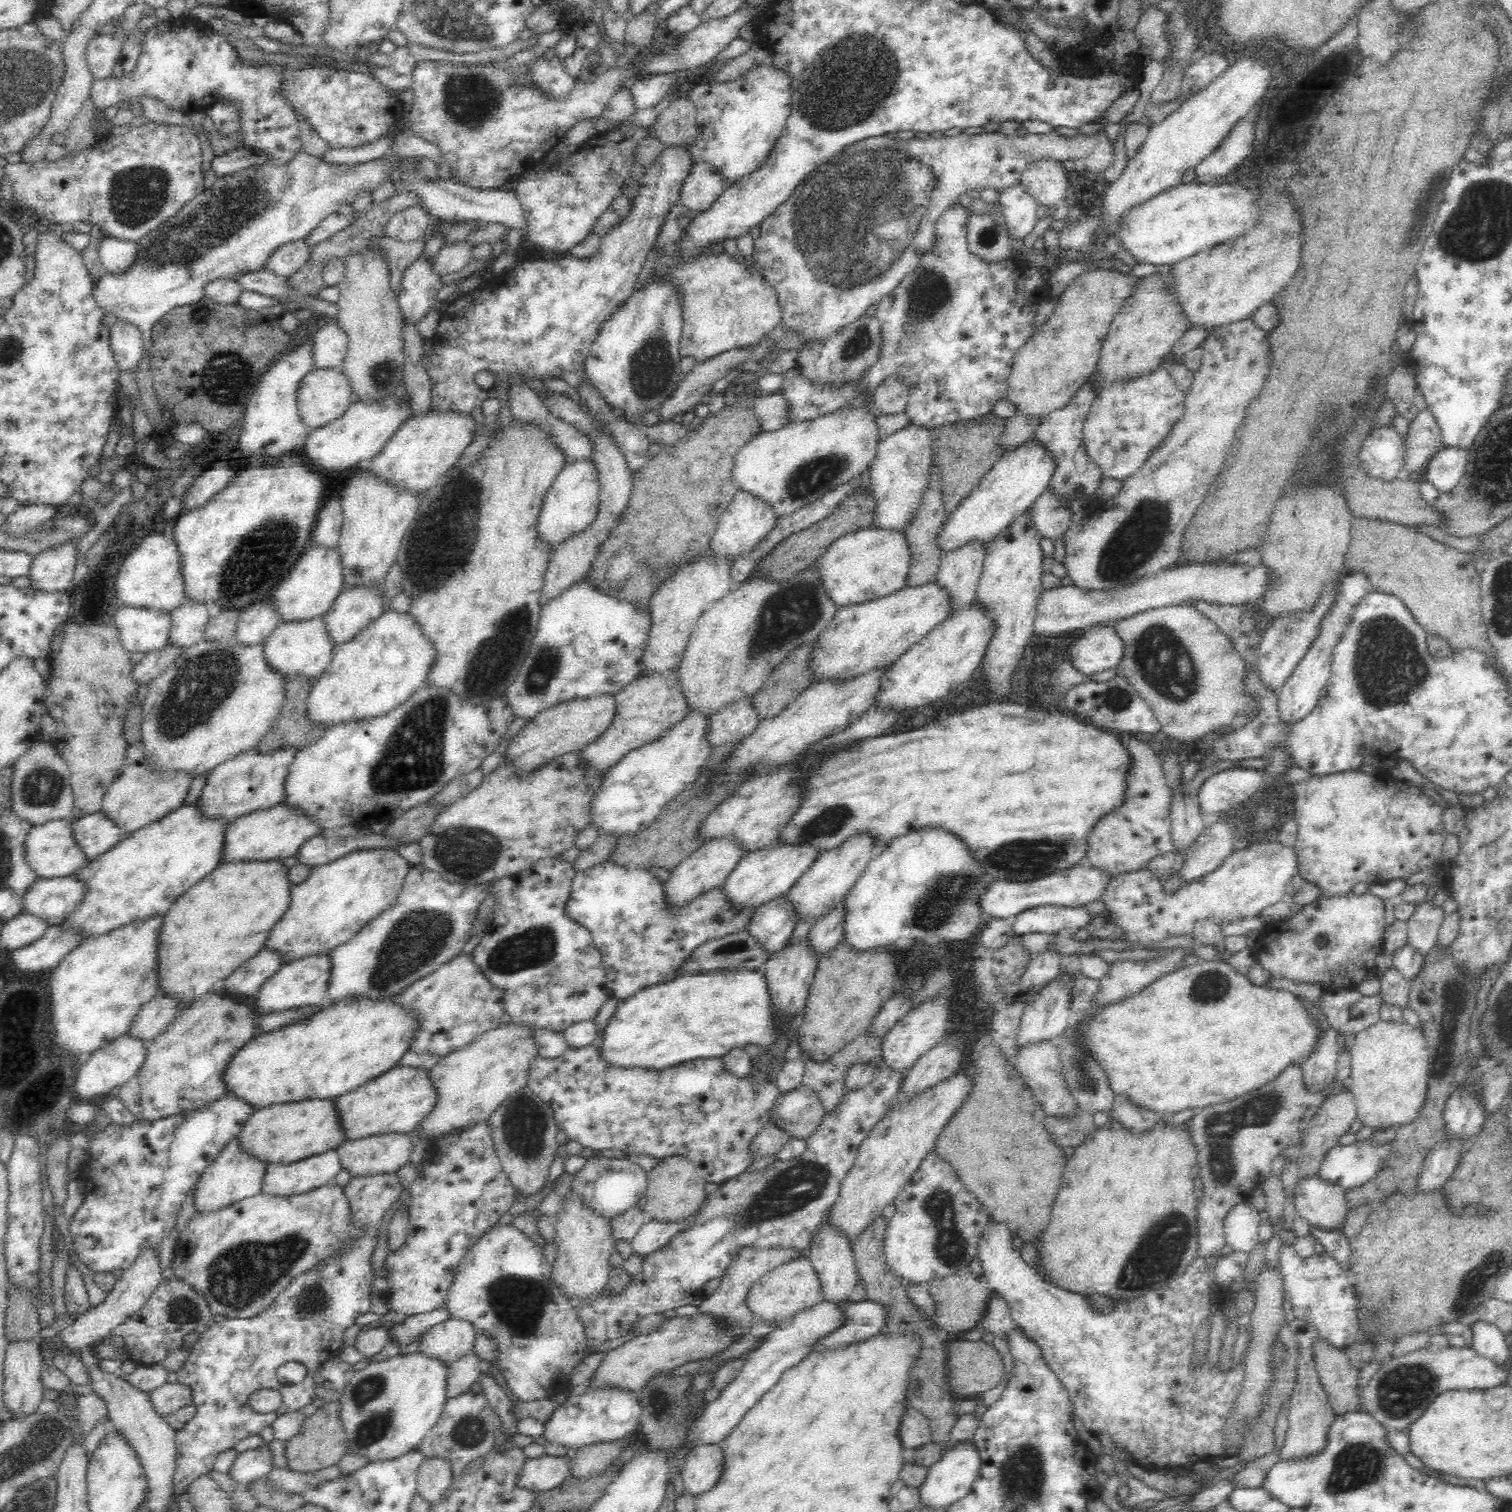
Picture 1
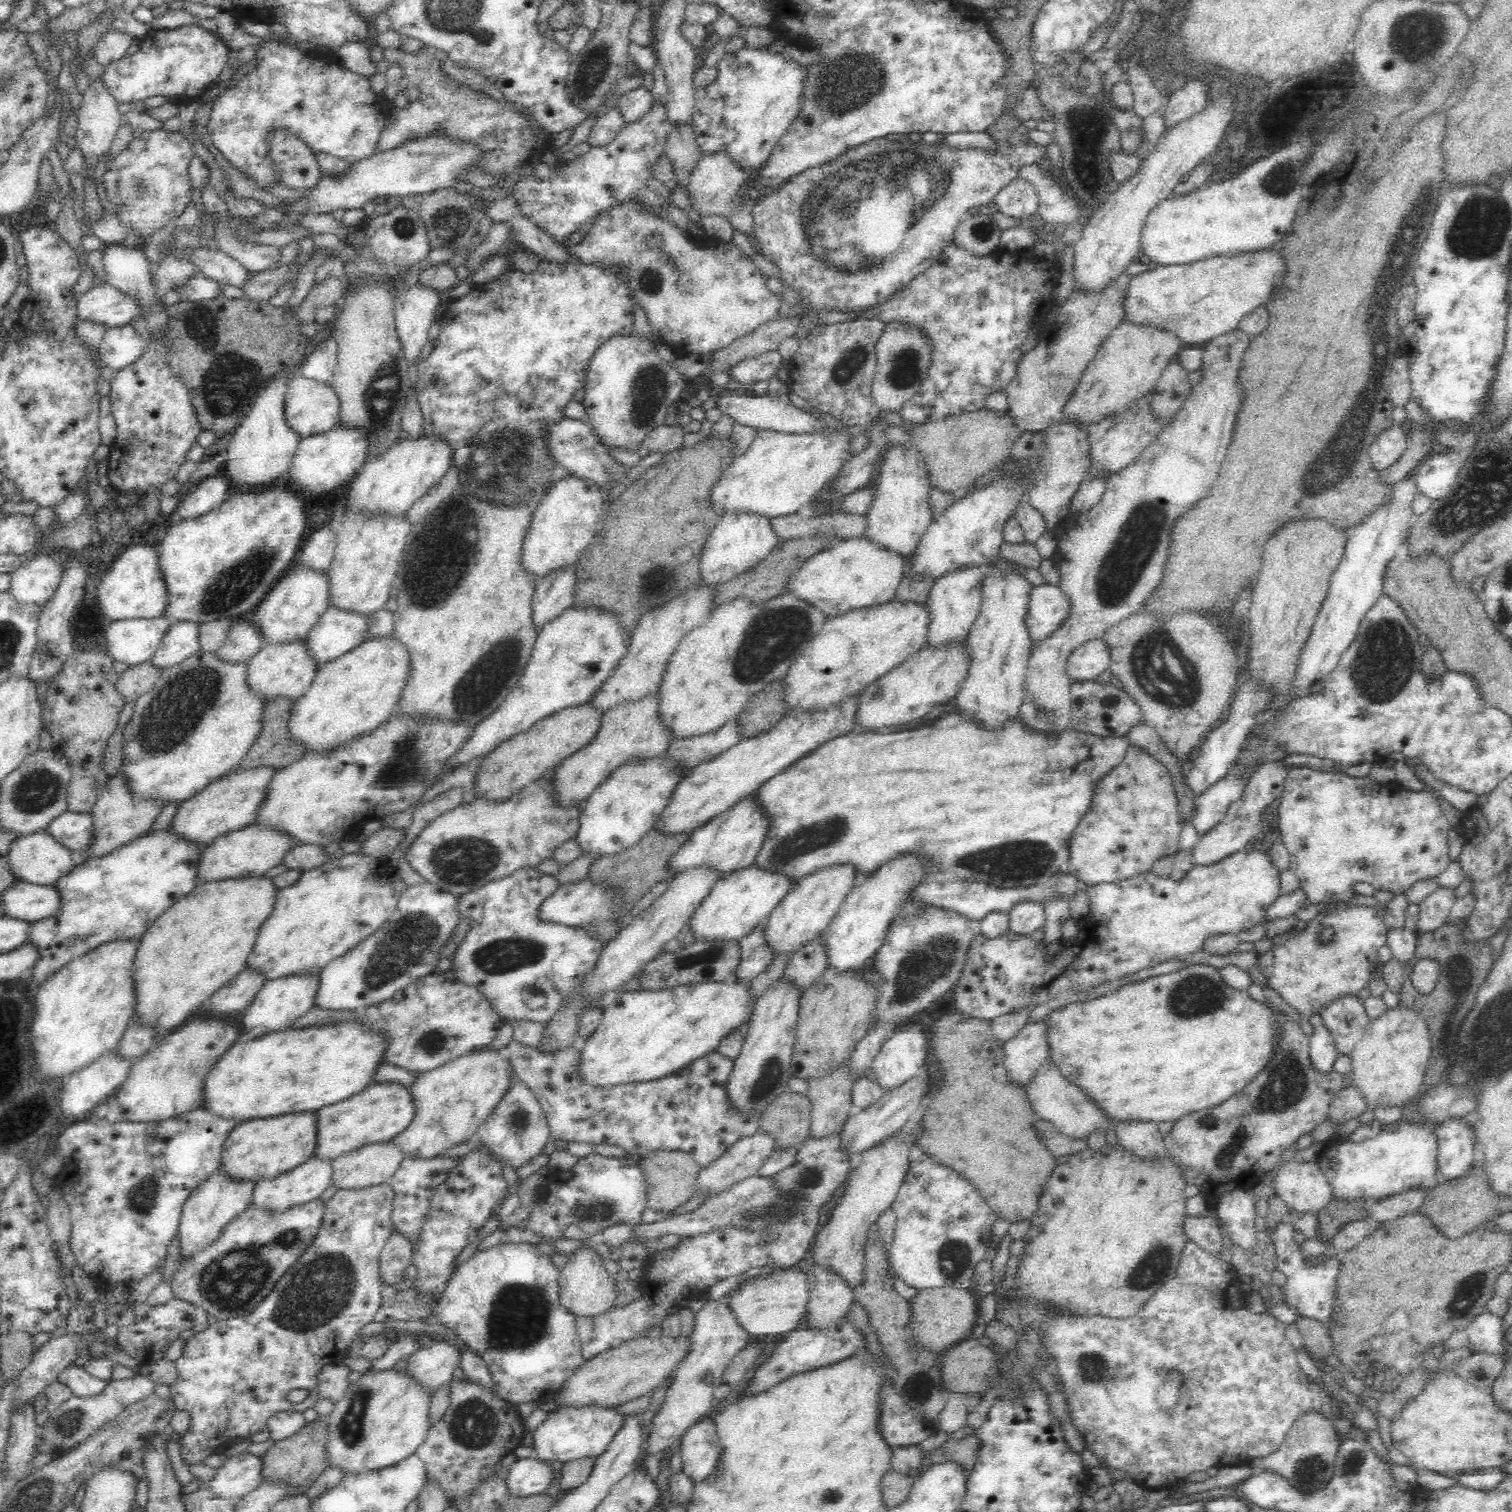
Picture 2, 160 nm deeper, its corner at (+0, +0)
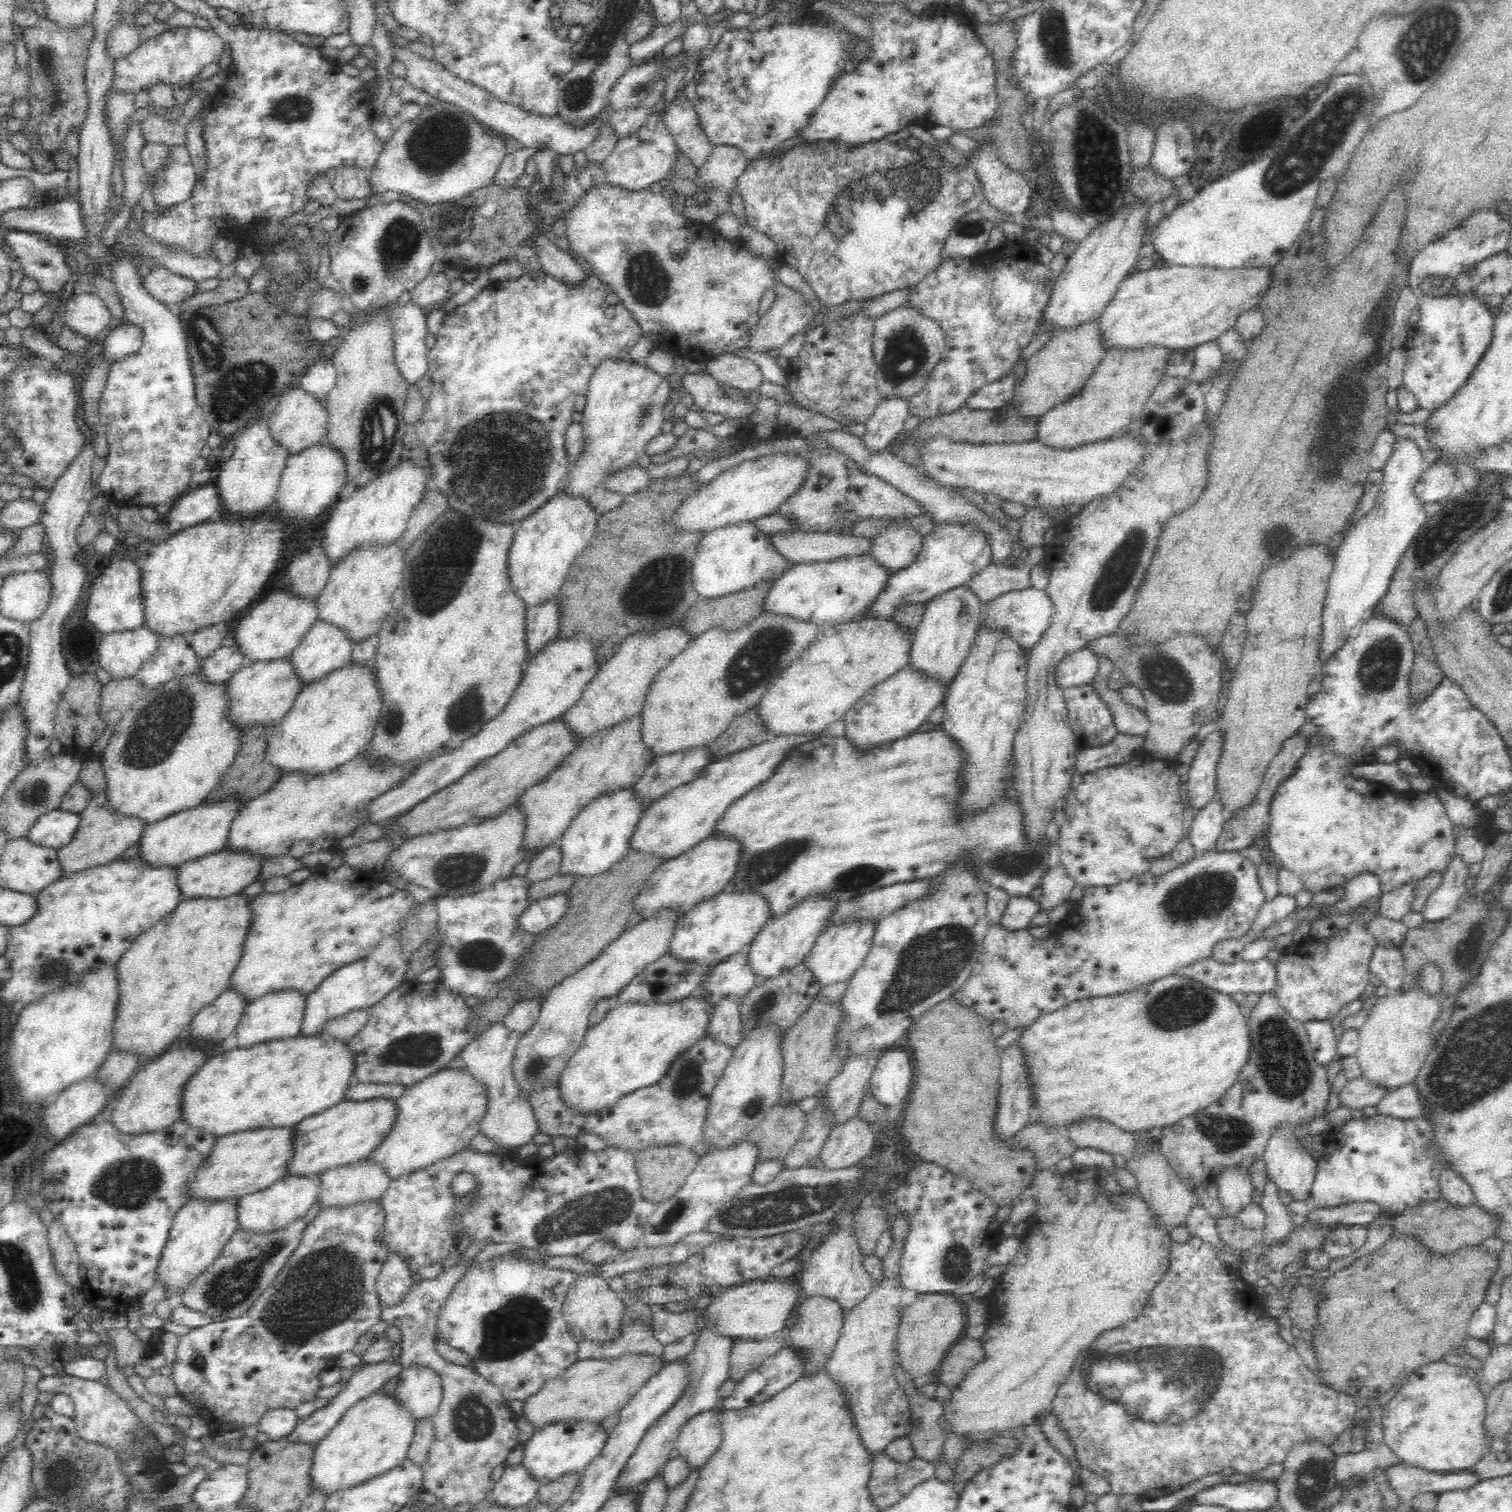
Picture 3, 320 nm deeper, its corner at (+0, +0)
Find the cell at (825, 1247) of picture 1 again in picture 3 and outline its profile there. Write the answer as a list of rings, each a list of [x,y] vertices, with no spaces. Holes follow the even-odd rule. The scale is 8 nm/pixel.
[[[821,1294],[802,1297],[796,1307],[796,1313],[789,1331],[791,1335],[790,1346],[807,1352],[807,1356],[809,1356],[810,1360],[807,1363],[807,1370],[804,1375],[810,1376],[812,1373],[824,1370],[823,1367],[834,1351],[838,1338],[841,1336],[844,1322],[843,1307],[834,1298],[821,1296]]]

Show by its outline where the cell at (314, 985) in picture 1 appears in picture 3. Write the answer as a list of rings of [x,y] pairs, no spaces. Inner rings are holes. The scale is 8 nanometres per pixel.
[[[294,987],[272,989],[262,996],[250,999],[238,1026],[235,1028],[237,1046],[244,1048],[267,1040],[276,1040],[300,1034],[306,1010],[306,1000],[307,994]]]

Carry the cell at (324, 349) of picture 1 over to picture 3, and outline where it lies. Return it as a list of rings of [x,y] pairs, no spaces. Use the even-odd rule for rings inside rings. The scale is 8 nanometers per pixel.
[[[314,360],[306,372],[302,374],[302,380],[297,383],[317,398],[325,399],[328,392],[334,388],[337,371],[332,360]]]

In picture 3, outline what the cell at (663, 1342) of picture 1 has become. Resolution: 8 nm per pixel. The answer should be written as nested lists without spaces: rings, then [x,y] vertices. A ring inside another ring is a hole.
[[[648,1352],[622,1354],[616,1358],[578,1360],[560,1376],[546,1380],[546,1384],[524,1401],[522,1416],[533,1424],[535,1430],[545,1424],[564,1420],[590,1420],[601,1423],[610,1414],[618,1414],[634,1394],[667,1366],[663,1356]]]

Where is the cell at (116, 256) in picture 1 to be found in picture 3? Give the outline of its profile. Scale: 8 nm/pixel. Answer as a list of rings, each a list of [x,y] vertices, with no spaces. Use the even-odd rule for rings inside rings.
[[[118,256],[118,258],[114,257],[114,260],[112,260],[112,262],[110,261],[109,264],[110,268],[112,268],[112,282],[118,291],[119,299],[121,300],[121,304],[125,310],[126,320],[128,323],[134,324],[140,328],[143,335],[143,344],[141,349],[138,350],[138,353],[128,356],[128,359],[114,362],[110,365],[110,368],[108,368],[108,376],[106,377],[105,385],[103,386],[104,390],[102,391],[102,398],[98,401],[98,426],[102,426],[102,430],[104,430],[107,440],[108,455],[105,457],[106,466],[102,474],[99,476],[97,486],[99,486],[102,494],[104,494],[110,502],[116,503],[120,507],[126,506],[141,508],[144,505],[151,506],[166,502],[172,503],[176,498],[178,498],[178,496],[192,487],[190,483],[193,474],[191,472],[191,464],[195,458],[200,456],[200,451],[204,446],[206,446],[207,438],[211,430],[203,417],[202,408],[200,408],[196,400],[194,375],[192,375],[192,367],[190,367],[190,359],[188,359],[184,330],[182,329],[182,324],[180,323],[177,312],[167,304],[164,304],[164,302],[156,299],[156,297],[146,289],[144,278],[142,278],[140,272],[138,272],[139,264],[135,259],[132,260],[130,256]]]

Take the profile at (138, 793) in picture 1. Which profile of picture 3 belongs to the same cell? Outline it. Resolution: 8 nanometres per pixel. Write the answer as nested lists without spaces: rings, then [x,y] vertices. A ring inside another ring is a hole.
[[[106,789],[93,793],[93,798],[86,810],[80,813],[80,817],[81,827],[75,840],[66,847],[61,847],[58,853],[58,859],[68,875],[92,868],[92,866],[106,864],[108,861],[117,859],[122,853],[128,854],[143,838],[142,834],[148,826],[142,818],[127,816],[127,814],[119,812],[117,808],[113,808]]]

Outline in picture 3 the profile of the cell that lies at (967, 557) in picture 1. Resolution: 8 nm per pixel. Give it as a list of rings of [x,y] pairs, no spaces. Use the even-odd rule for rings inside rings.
[[[968,583],[939,592],[931,599],[926,603],[924,616],[914,630],[909,664],[924,669],[928,675],[942,677],[950,684],[974,640],[984,603]]]

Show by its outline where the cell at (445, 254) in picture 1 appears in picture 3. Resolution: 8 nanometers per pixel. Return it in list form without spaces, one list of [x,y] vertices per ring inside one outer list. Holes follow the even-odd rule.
[[[430,272],[411,291],[411,300],[429,310],[451,296],[450,278],[444,272]]]

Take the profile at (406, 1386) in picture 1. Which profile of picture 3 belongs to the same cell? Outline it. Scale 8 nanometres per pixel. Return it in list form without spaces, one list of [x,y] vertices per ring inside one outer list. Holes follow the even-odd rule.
[[[376,1389],[373,1393],[370,1393],[370,1396],[354,1401],[354,1404],[351,1404],[342,1413],[342,1416],[339,1416],[339,1419],[327,1436],[324,1436],[316,1444],[313,1464],[310,1468],[313,1487],[322,1487],[328,1493],[334,1489],[360,1484],[370,1477],[378,1476],[402,1464],[414,1439],[418,1422],[414,1413],[396,1397],[396,1392],[388,1394],[386,1390],[382,1389]]]

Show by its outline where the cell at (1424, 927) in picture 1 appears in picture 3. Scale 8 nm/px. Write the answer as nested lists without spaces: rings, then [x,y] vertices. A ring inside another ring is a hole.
[[[1458,855],[1452,859],[1448,871],[1443,873],[1443,878],[1441,886],[1436,888],[1434,892],[1427,898],[1424,906],[1422,907],[1423,918],[1426,921],[1438,922],[1448,918],[1451,914],[1454,914],[1462,903],[1462,898],[1464,894],[1468,891],[1466,887],[1466,880],[1468,878],[1468,865],[1466,862]]]

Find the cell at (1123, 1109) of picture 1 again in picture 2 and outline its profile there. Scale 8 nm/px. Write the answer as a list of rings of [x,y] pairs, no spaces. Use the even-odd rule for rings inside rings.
[[[1120,1119],[1117,1121],[1117,1141],[1138,1157],[1166,1155],[1163,1136],[1152,1120]]]

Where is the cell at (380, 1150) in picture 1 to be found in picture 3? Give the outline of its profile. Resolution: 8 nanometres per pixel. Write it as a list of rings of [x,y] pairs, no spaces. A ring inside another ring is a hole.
[[[370,1156],[335,1166],[323,1172],[321,1177],[322,1184],[318,1192],[321,1207],[382,1198],[392,1180],[386,1167]]]

